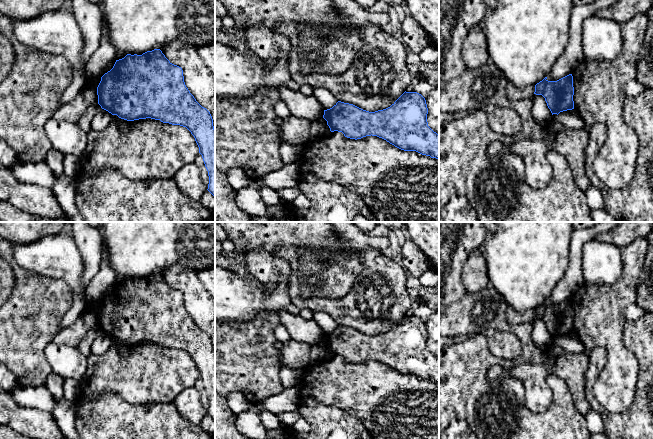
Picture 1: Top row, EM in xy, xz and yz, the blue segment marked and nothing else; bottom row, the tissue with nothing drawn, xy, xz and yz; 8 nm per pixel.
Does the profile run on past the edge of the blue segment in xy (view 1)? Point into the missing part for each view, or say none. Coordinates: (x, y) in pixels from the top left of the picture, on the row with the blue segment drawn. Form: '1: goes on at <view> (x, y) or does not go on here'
1: does not go on here

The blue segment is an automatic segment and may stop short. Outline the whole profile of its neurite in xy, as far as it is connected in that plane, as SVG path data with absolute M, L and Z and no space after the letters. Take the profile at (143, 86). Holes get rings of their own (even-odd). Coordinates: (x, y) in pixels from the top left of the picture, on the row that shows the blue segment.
M160 49L142 55L127 54L116 60L113 68L101 77L97 87L98 104L119 118L134 121L151 118L186 127L194 136L208 171L208 191L215 197L215 129L210 112L202 107L184 82L181 67L172 64Z

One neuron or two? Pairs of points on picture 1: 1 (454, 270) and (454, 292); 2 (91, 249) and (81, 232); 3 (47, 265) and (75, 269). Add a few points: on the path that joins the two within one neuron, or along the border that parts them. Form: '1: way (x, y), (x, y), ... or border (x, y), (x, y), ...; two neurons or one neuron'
1: way (454, 275), (454, 287); one neuron
2: way (90, 245), (89, 240), (85, 236); one neuron
3: way (54, 265), (68, 266); one neuron

